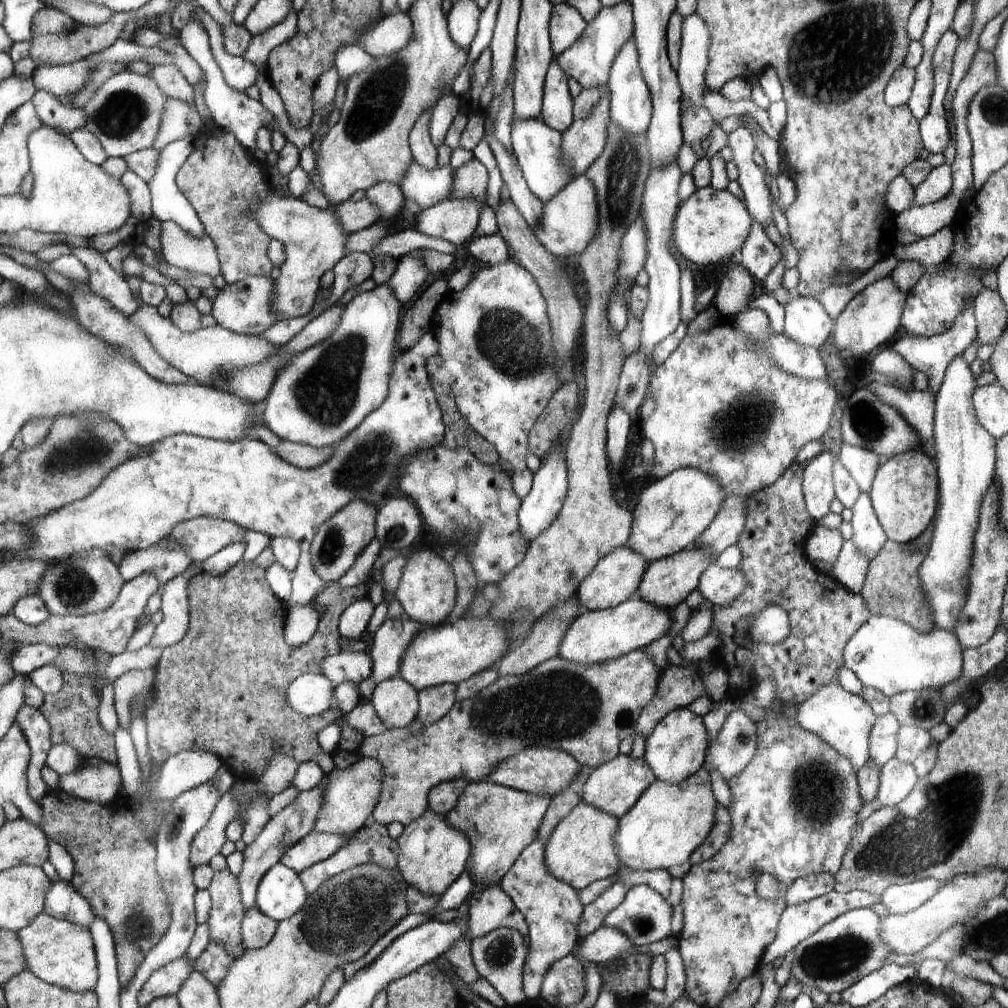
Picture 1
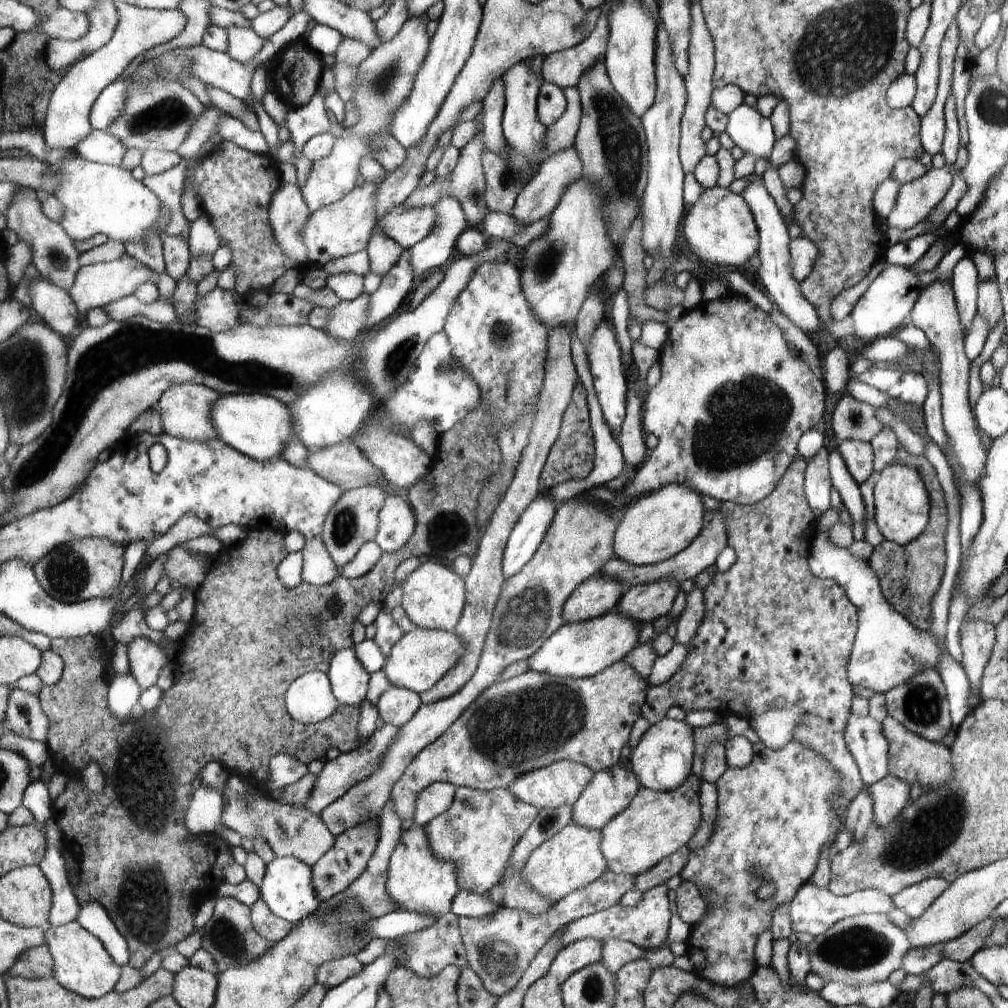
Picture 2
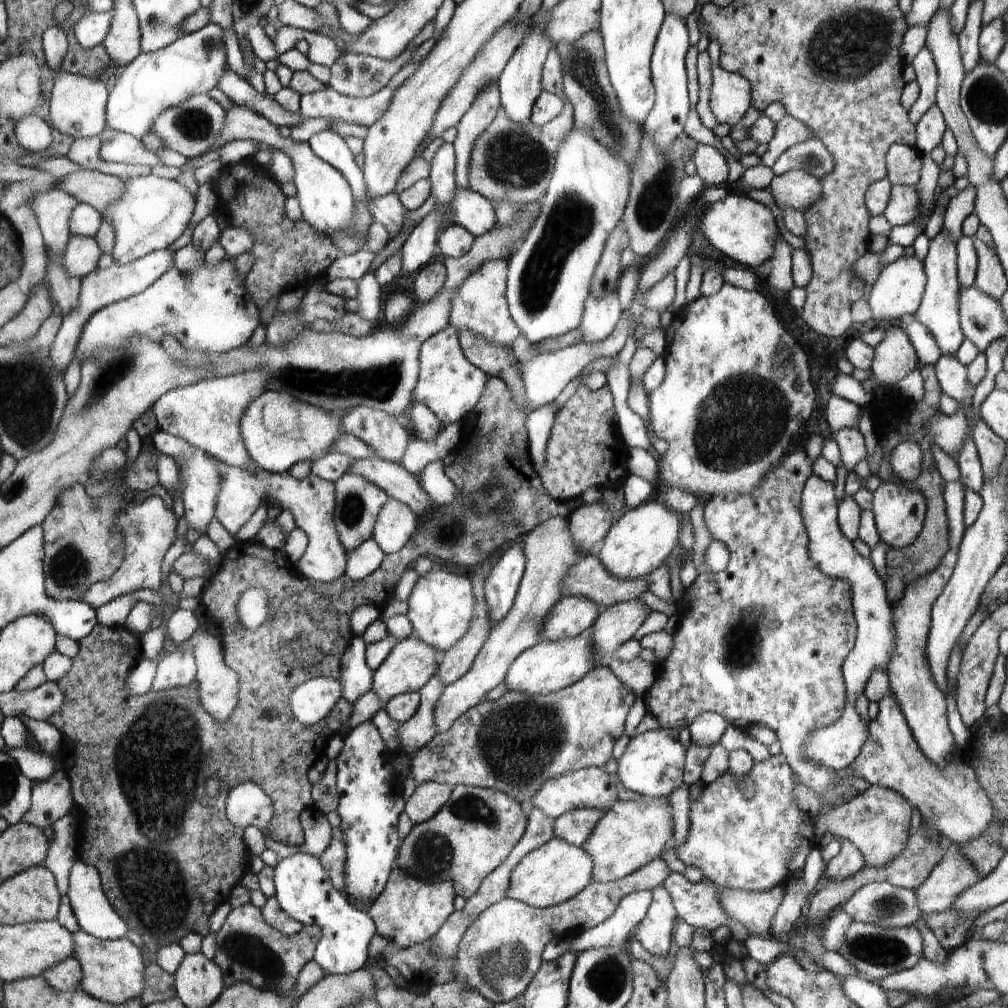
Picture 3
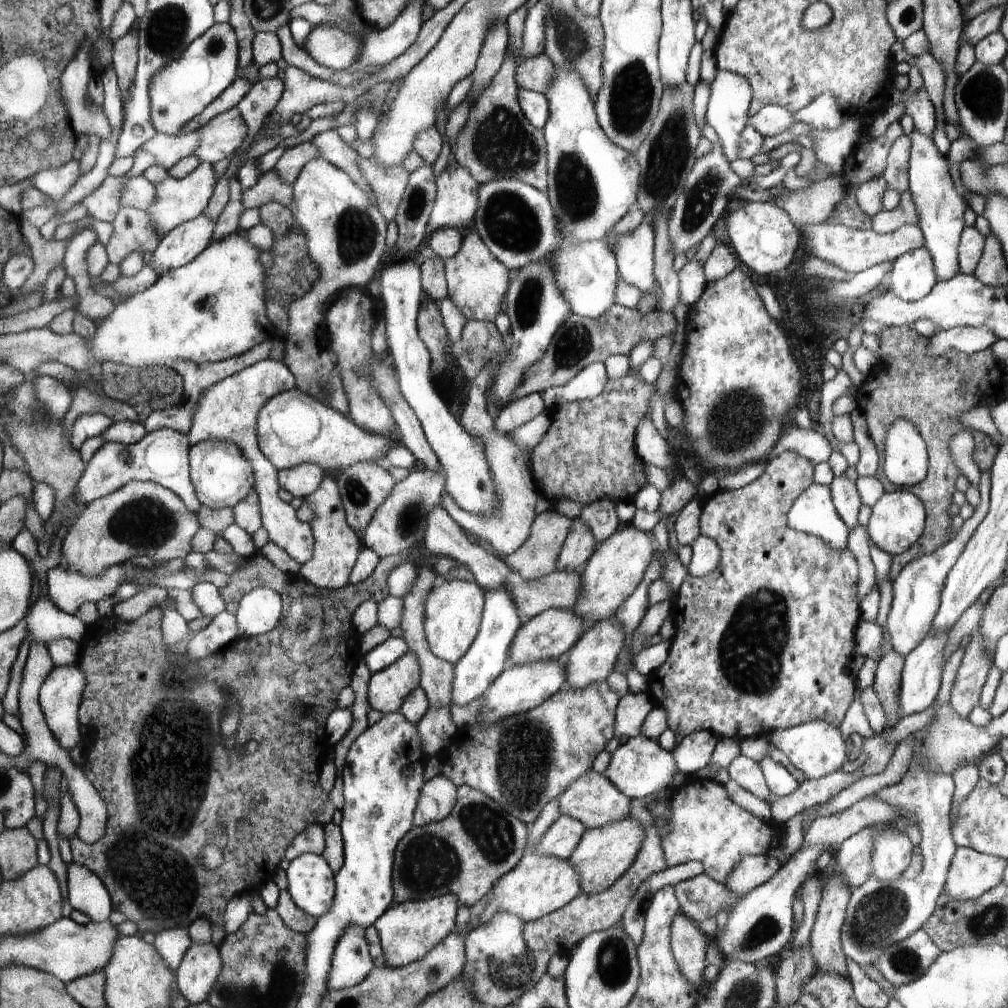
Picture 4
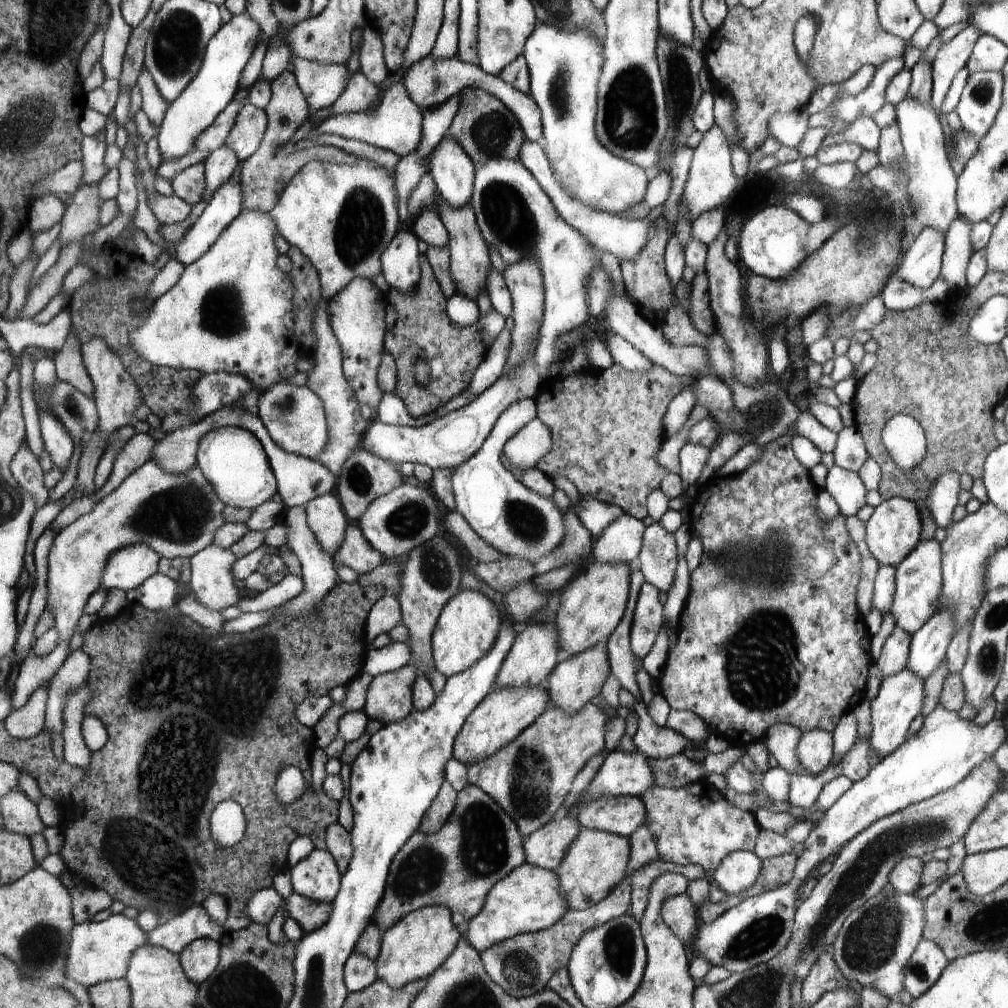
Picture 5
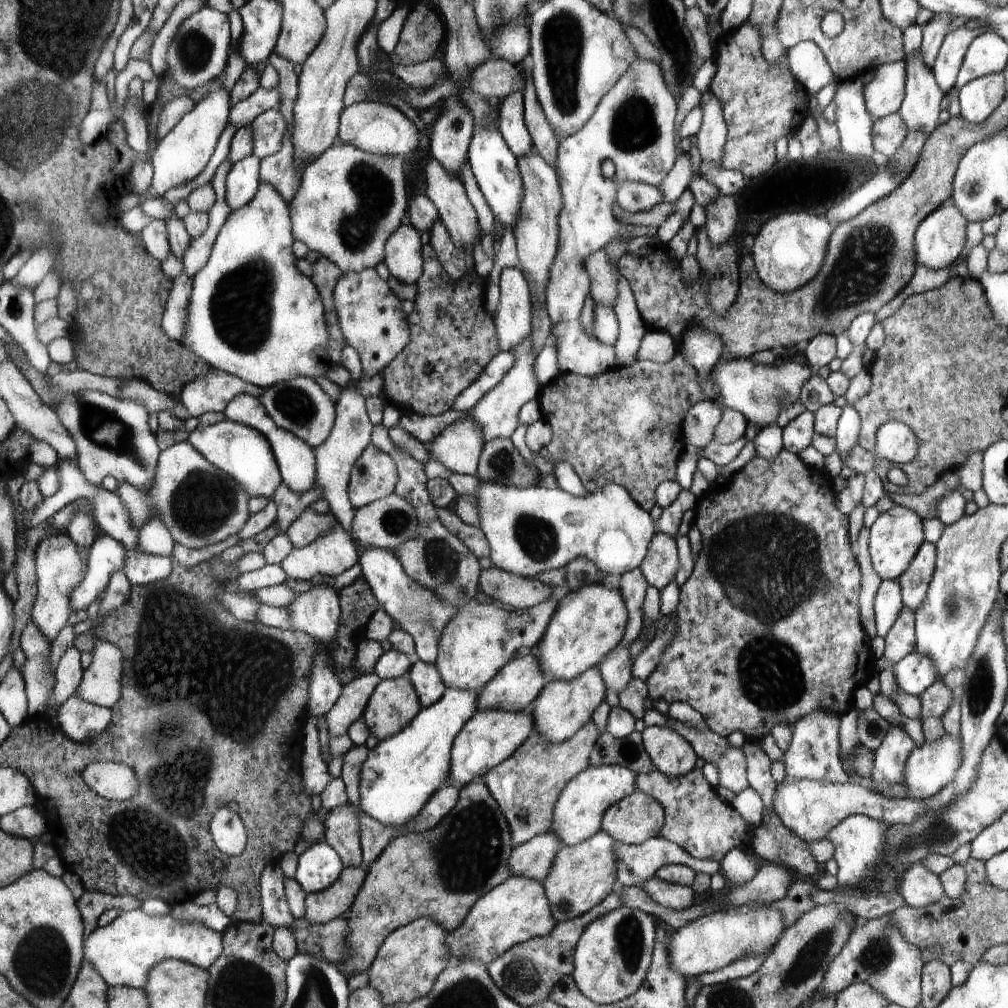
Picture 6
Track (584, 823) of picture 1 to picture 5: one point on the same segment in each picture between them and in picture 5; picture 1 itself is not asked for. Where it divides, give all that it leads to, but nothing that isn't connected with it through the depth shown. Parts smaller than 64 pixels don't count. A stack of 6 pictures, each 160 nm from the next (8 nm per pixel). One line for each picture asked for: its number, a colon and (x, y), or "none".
2: (572, 859)
3: (557, 871)
4: (539, 885)
5: (529, 900)

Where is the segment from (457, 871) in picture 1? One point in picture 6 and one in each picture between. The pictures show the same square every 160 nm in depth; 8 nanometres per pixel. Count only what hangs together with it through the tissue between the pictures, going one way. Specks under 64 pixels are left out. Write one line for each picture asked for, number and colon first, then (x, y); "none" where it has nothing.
2: (418, 882)
3: (410, 912)
4: (408, 931)
5: (420, 943)
6: (412, 958)

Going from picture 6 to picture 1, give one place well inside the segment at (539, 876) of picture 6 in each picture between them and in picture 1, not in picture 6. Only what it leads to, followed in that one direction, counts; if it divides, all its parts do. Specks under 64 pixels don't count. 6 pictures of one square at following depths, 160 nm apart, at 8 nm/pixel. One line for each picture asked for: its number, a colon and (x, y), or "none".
1: (614, 787)
2: (610, 791)
3: (575, 827)
4: (562, 839)
5: (547, 847)

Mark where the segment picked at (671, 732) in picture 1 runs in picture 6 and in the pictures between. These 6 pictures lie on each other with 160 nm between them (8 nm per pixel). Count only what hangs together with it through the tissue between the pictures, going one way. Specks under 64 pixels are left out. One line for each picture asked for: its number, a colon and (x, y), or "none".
2: (662, 760)
3: (651, 764)
4: (640, 767)
5: (621, 773)
6: (579, 813)

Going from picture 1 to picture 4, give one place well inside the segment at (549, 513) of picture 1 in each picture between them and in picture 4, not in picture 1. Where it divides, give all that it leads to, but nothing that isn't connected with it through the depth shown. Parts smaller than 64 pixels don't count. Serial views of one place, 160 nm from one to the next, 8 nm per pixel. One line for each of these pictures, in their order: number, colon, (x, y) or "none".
2: (527, 534)
3: (501, 586)
4: (482, 665)

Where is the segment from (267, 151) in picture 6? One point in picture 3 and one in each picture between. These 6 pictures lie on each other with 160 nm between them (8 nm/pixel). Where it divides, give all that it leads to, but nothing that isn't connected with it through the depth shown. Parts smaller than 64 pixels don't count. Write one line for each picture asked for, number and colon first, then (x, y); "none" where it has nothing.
3: (191, 129)
4: (222, 137)
5: (247, 134)

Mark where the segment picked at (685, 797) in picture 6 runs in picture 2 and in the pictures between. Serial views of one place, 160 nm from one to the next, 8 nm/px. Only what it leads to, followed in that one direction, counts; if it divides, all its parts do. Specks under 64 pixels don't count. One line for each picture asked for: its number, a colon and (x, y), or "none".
2: (776, 814)
3: (735, 843)
4: (705, 826)
5: (697, 825)

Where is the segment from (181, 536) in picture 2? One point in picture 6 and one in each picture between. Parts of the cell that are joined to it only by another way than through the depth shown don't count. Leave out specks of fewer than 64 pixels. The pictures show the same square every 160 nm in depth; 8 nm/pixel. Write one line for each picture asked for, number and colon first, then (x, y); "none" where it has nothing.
3: (203, 479)
4: (223, 478)
5: (233, 458)
6: (244, 452)

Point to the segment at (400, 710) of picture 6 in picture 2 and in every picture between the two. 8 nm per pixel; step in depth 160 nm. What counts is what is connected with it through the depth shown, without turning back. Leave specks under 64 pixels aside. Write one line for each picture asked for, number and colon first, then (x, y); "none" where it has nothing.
2: (422, 657)
3: (411, 665)
4: (387, 689)
5: (389, 699)

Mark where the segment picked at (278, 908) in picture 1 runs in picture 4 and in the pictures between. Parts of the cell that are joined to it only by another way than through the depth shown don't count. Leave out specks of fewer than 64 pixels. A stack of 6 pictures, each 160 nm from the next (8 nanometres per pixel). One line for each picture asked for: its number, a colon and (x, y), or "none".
2: (287, 888)
3: (303, 888)
4: (311, 880)

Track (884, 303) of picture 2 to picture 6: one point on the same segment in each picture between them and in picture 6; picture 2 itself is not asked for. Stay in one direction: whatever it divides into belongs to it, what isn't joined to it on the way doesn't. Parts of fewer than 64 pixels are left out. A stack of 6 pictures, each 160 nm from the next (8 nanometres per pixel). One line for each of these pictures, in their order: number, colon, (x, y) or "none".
3: (900, 287)
4: (913, 275)
5: (921, 266)
6: (941, 238)

